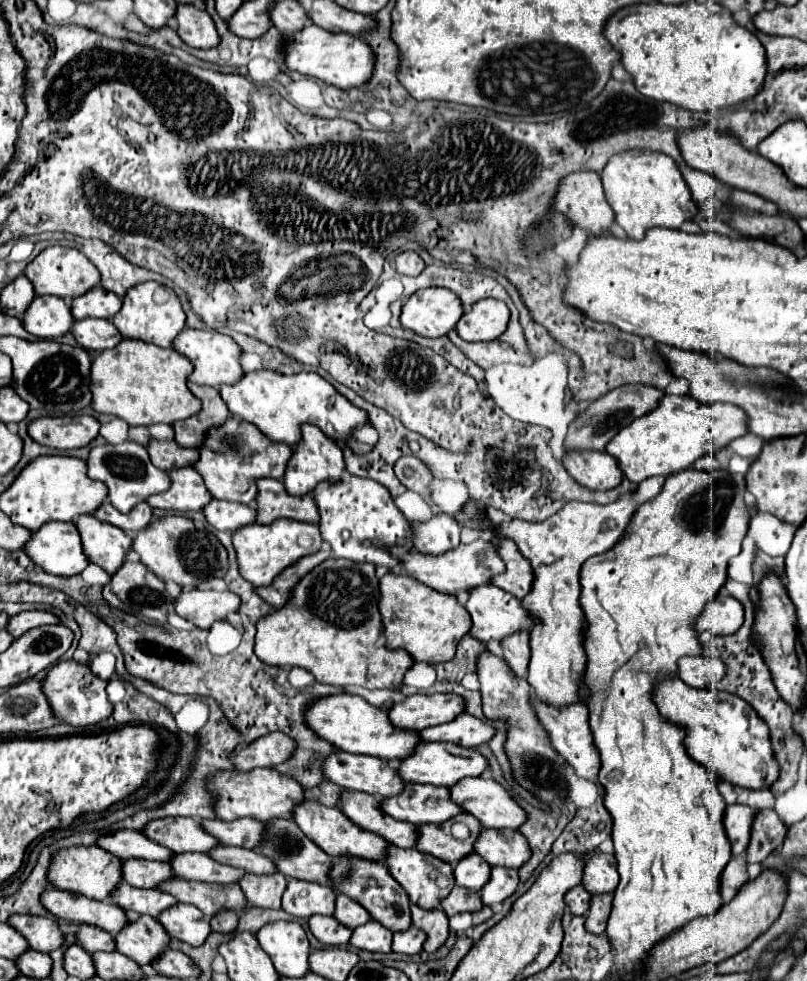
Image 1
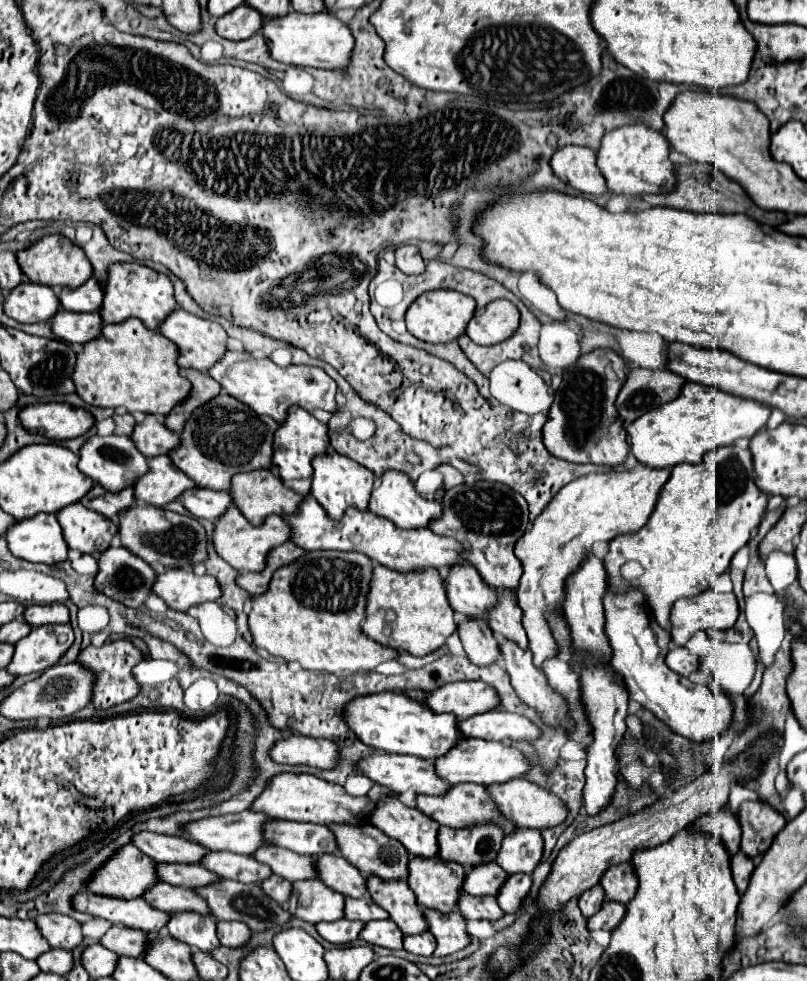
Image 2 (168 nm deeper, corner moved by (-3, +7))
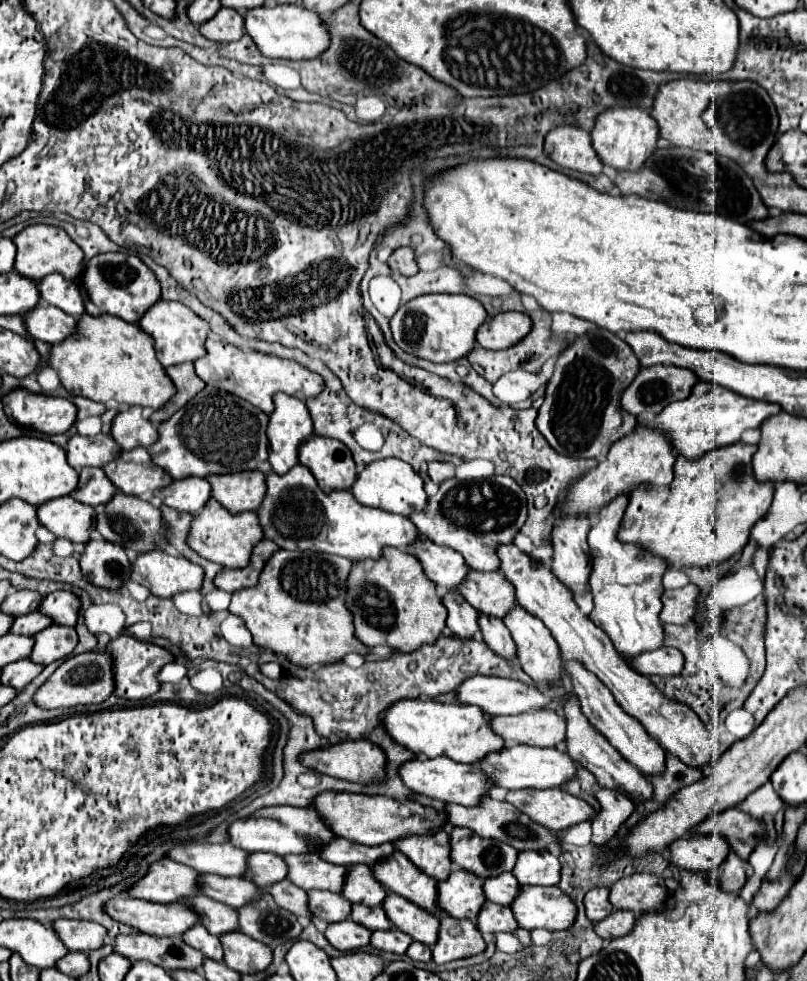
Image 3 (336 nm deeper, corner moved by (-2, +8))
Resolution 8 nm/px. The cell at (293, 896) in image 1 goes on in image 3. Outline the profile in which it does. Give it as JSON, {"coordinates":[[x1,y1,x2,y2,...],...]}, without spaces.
{"coordinates":[[307,891,309,895,309,911,313,919,321,919,325,923,345,921,351,913,351,903,343,899,339,893,331,891]]}

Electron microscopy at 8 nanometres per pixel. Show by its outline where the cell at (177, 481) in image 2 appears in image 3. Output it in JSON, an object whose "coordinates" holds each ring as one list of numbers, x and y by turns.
{"coordinates":[[143,447,125,451,119,459,105,465,103,469,107,477,119,487,119,491,133,497,153,493,175,481,167,471,151,463,151,455]]}

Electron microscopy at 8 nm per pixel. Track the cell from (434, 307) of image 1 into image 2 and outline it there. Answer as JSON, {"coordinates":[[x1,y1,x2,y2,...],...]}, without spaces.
{"coordinates":[[434,290,434,292,422,294,416,302,412,302,412,306,406,310,404,320,406,320,408,332,418,340,424,340,430,344,446,344,446,342,458,340,466,332,466,326,474,316,474,308,476,308,476,302,472,296,458,294,454,290]]}

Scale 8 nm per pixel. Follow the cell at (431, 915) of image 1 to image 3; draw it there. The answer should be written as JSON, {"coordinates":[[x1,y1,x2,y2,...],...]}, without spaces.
{"coordinates":[[441,915,439,921,439,939,433,945,435,963,471,957,485,949,485,941,471,919,453,919,449,915]]}

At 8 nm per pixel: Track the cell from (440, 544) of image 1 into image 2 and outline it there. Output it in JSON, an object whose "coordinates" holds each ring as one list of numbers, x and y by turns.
{"coordinates":[[388,470,382,474,380,482,376,482,376,488,372,490,368,510,392,520,400,528,426,528,430,524,430,520,442,516,442,504,438,500,422,498,418,494,414,482,410,480,410,476,400,470]]}

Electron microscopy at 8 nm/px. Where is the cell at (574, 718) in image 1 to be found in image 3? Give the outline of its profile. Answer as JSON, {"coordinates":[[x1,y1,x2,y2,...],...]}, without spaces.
{"coordinates":[[479,617,479,627,483,633,483,641,505,661,511,665,517,665,517,645,513,643,513,637,509,635,509,629,501,619,493,617]]}

